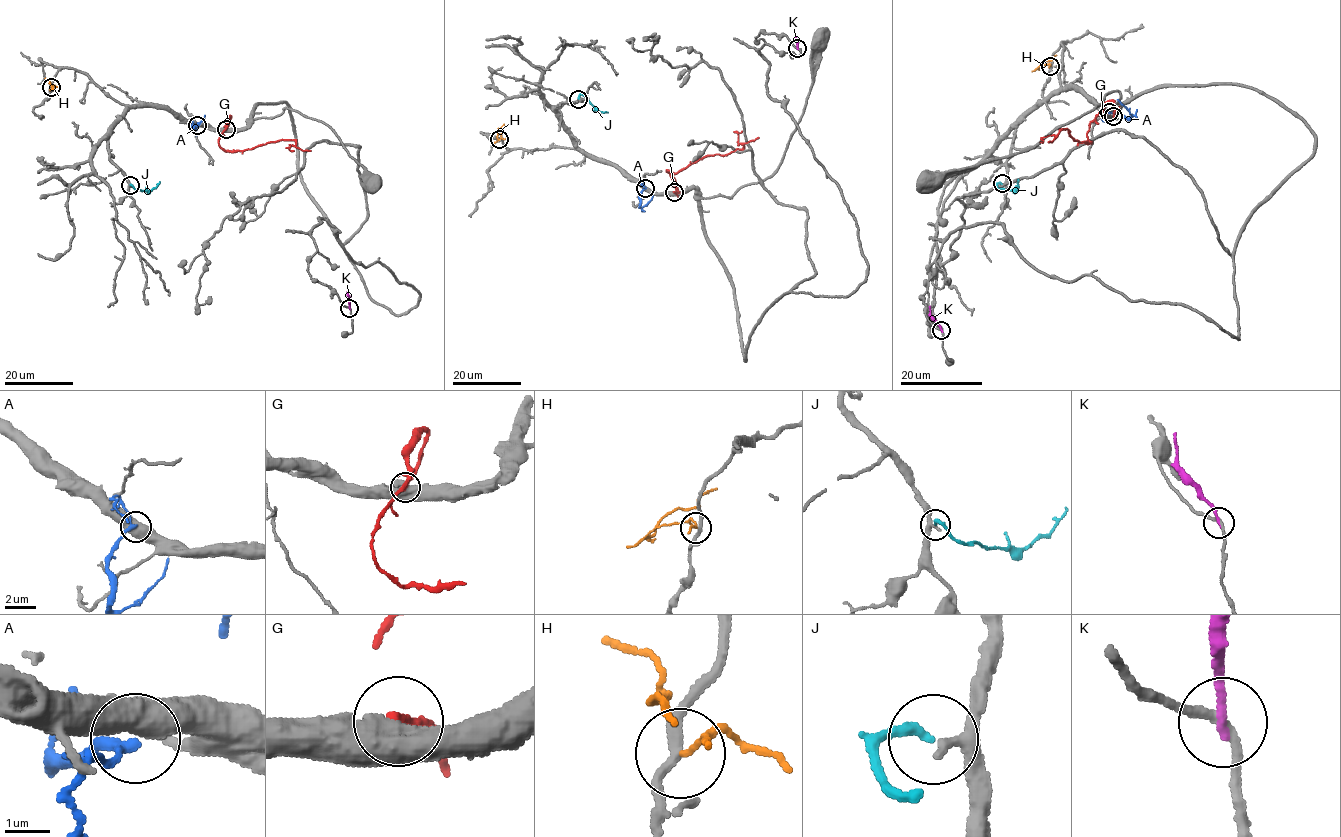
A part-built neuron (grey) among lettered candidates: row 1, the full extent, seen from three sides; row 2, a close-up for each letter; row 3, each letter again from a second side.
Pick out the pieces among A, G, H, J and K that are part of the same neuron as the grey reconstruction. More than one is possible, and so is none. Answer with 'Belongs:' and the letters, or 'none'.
Belongs: J

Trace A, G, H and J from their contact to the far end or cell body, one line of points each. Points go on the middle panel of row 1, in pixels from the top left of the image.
A: (646, 188), (640, 196), (640, 207), (646, 205), (652, 195)
G: (674, 192), (677, 187), (667, 170), (677, 173), (708, 155), (741, 149), (742, 130)
H: (499, 139), (501, 130), (493, 144)
J: (578, 99), (582, 95), (598, 111), (608, 112)

